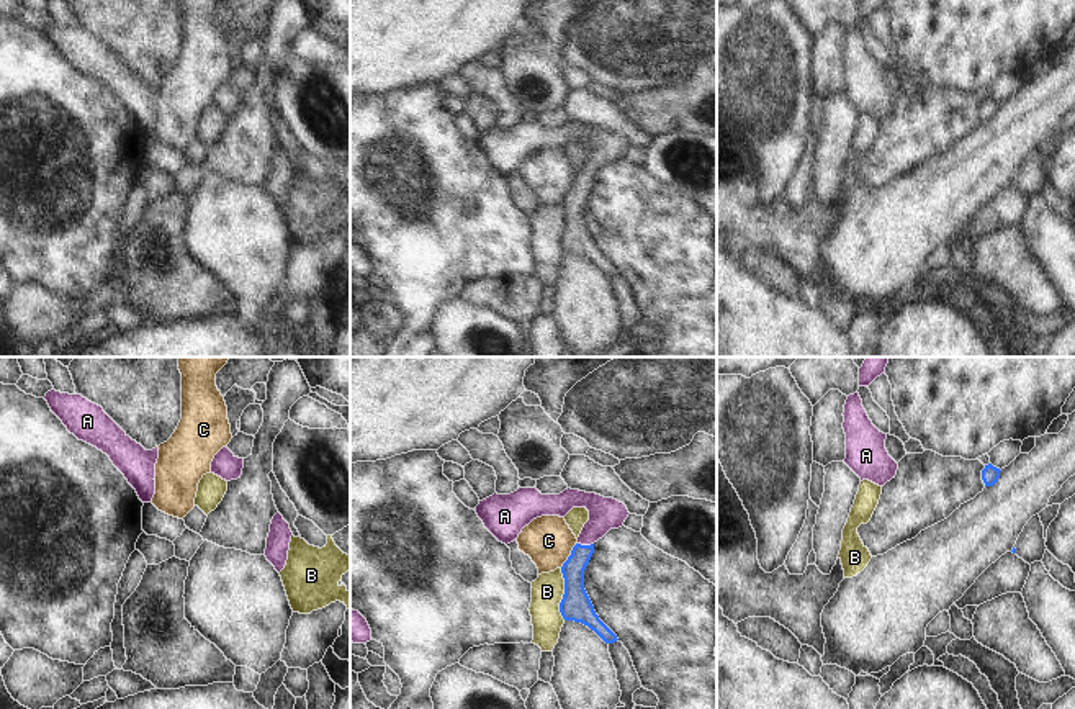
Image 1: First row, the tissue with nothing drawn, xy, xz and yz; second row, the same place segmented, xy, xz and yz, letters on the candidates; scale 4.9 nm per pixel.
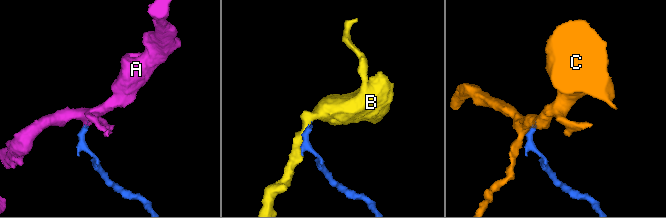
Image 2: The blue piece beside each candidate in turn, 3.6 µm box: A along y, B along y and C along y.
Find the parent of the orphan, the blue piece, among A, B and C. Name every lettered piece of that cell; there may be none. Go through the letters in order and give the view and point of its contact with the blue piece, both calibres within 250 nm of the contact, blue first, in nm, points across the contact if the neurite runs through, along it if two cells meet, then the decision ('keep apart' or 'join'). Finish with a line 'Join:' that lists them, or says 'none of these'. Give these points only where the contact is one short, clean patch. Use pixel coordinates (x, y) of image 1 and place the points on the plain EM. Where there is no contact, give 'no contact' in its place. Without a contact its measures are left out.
A: meets blue in xz at (584, 179); 110 nm thick on the blue side, 160 nm on the other; runs through xz (573, 202), (584, 179), (604, 146); join
B: meets blue in xz at (563, 228); 150 nm thick on the blue side, 160 nm on the other; keep apart
C: meets blue in xz at (570, 189); 140 nm thick on the blue side, 240 nm on the other; border along xz (576, 177), (560, 200); keep apart
Join: A

